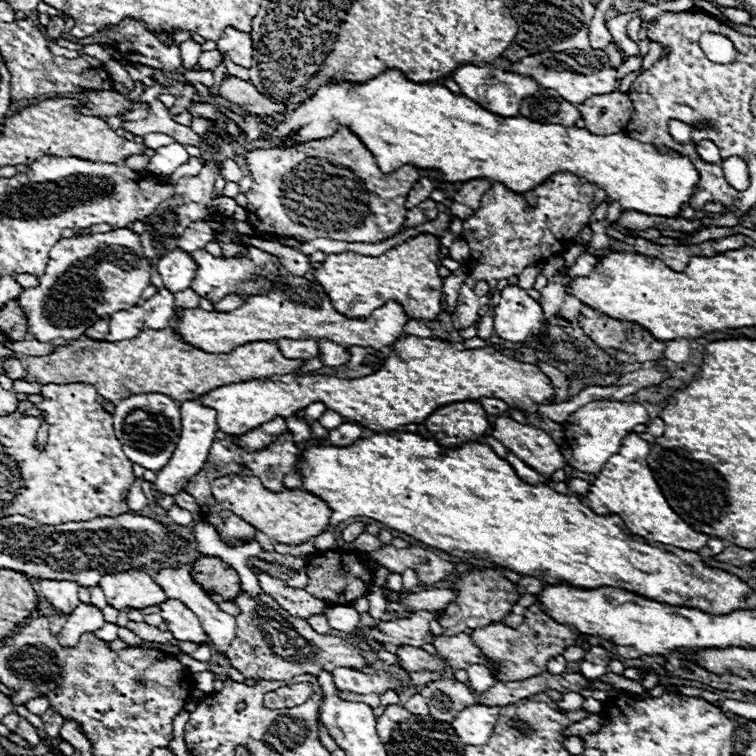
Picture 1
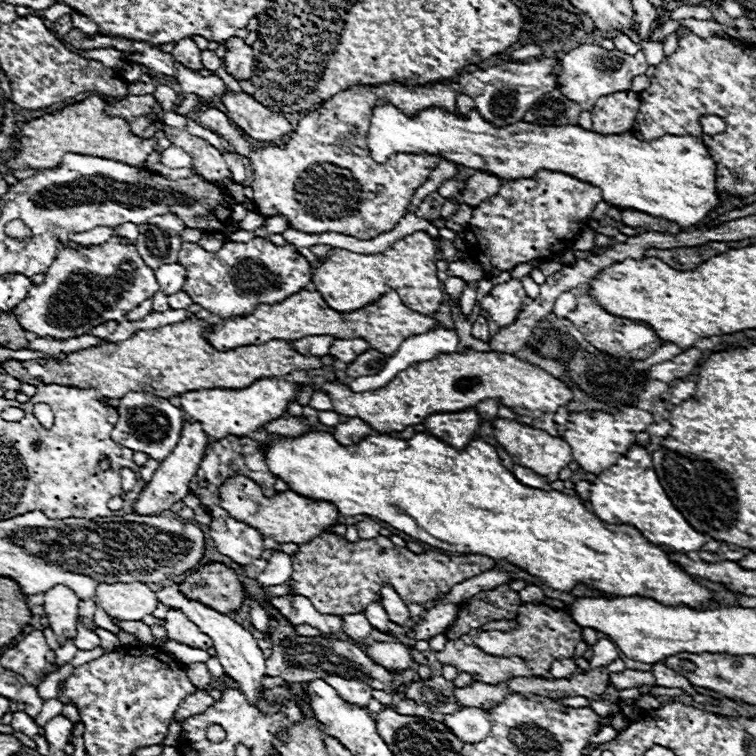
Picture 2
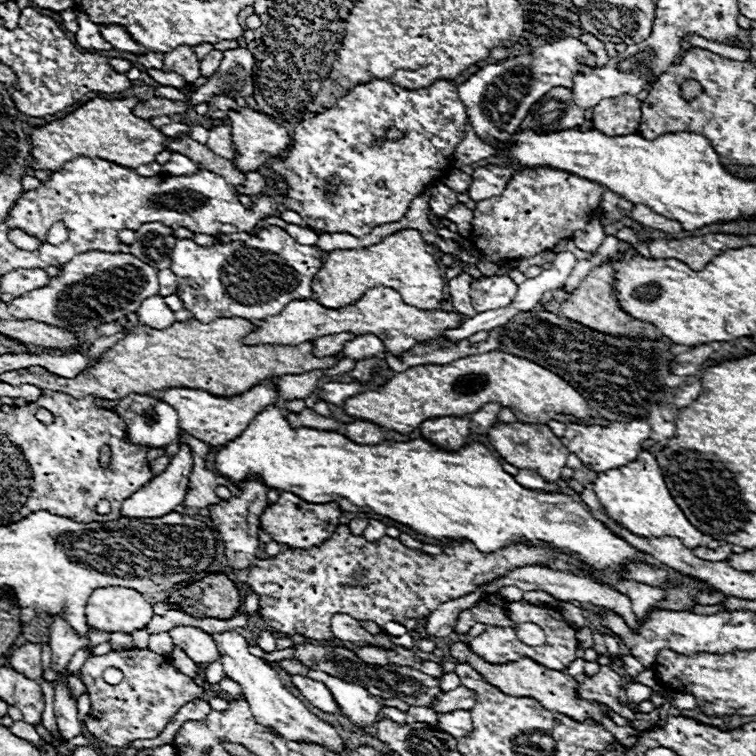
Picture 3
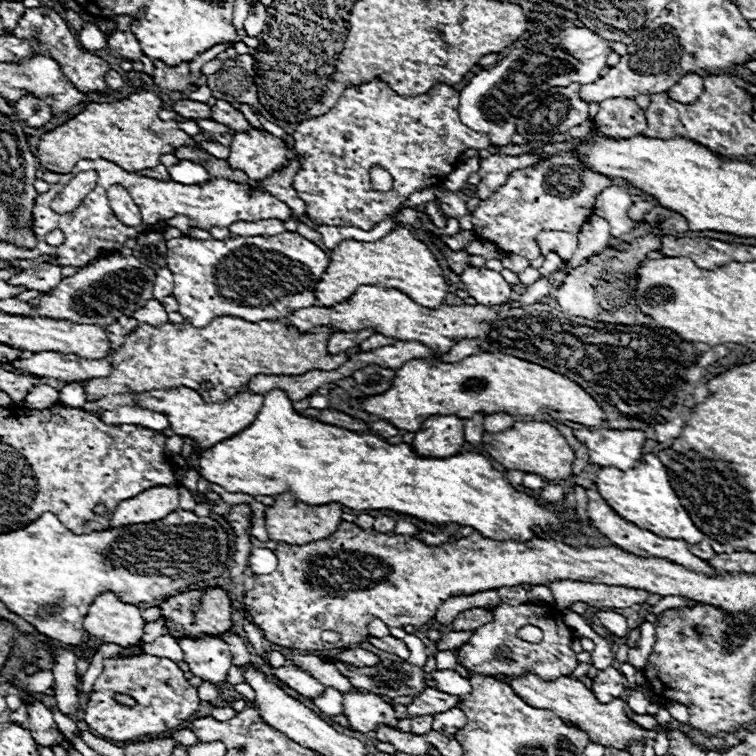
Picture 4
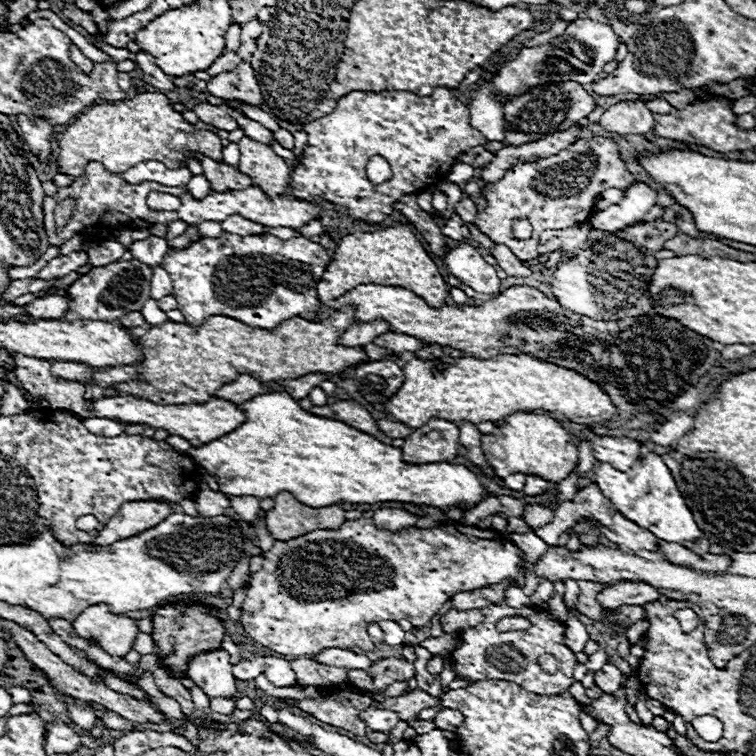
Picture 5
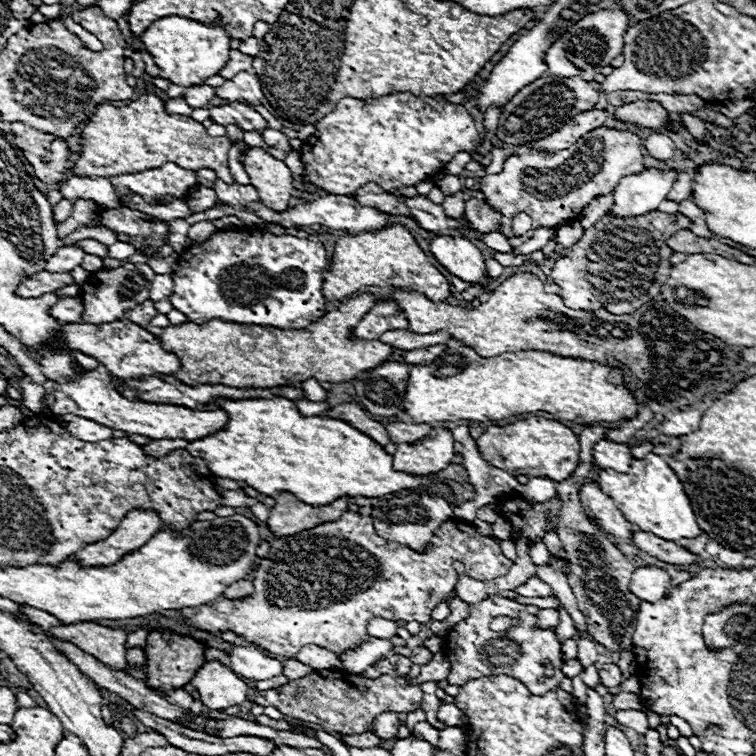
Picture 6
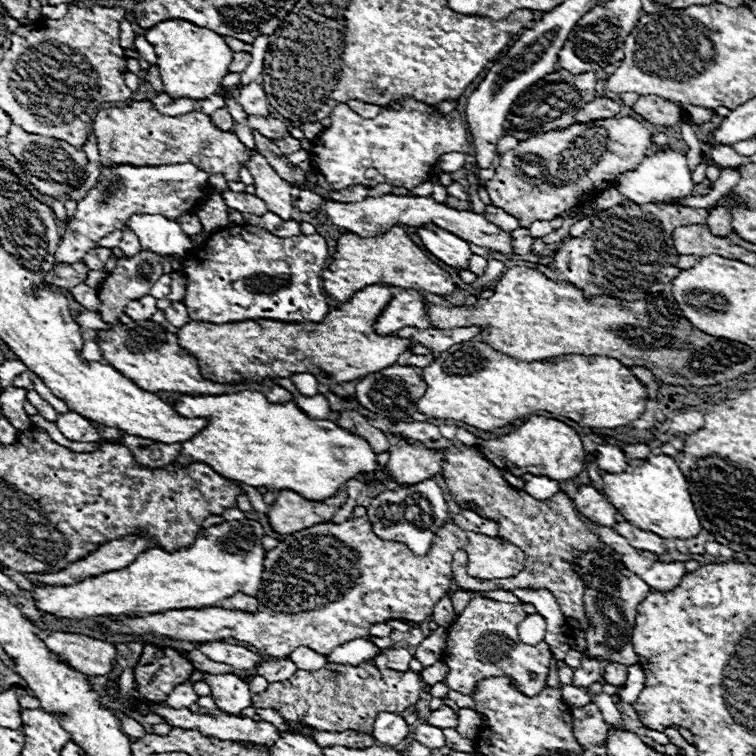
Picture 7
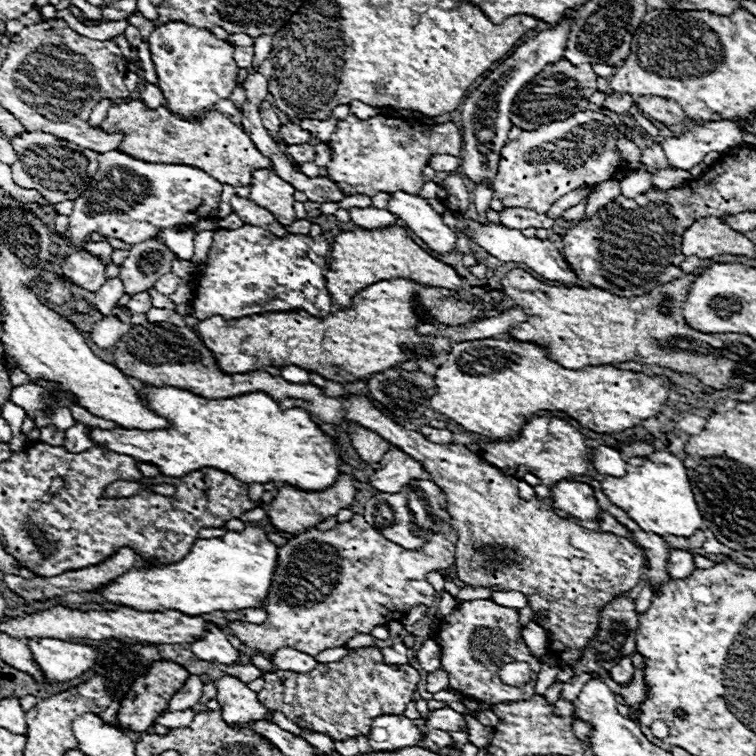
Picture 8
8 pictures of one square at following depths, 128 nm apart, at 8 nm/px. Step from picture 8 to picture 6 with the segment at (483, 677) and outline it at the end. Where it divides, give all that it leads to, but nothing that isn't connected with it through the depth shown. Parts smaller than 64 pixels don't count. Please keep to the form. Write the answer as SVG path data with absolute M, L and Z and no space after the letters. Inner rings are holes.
M488 596L482 602L472 604L468 608L468 618L460 620L460 624L456 624L456 628L452 628L446 636L446 656L452 666L450 674L446 678L448 684L462 686L464 682L476 680L480 676L508 674L508 676L516 676L522 684L526 684L532 694L544 694L544 692L548 692L548 688L558 688L560 680L564 678L564 674L562 674L564 660L562 660L560 642L556 640L552 630L534 630L534 626L536 626L536 616L528 614L524 604L512 602L504 596ZM502 614L506 614L510 618L518 618L520 624L506 632L490 630L490 622ZM488 640L500 640L502 644L490 646ZM450 650L452 650L452 654L450 654ZM544 660L552 662L554 676L548 676L546 682L538 684L538 678L546 676Z

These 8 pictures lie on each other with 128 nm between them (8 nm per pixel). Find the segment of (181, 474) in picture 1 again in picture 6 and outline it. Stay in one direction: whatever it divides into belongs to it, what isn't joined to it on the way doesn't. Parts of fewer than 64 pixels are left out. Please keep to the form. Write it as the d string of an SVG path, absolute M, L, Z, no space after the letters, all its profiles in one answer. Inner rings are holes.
M132 510L106 540L88 544L86 548L74 554L74 560L80 566L116 564L128 552L142 548L142 544L146 544L160 530L160 526L160 518L154 512Z

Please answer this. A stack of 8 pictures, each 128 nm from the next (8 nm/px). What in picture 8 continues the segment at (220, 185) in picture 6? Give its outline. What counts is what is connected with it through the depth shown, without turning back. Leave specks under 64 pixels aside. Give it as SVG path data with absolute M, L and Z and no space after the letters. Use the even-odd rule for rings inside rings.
M232 196L230 204L232 204L232 210L244 220L244 224L256 224L260 228L268 228L272 234L276 234L280 238L288 236L288 230L282 224L278 224L276 218L268 210L252 204L248 198Z

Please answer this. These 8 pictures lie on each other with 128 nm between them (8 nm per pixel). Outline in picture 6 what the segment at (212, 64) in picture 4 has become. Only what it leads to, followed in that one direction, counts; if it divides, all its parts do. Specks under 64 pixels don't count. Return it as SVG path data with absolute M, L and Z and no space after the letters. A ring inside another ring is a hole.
M232 50L226 68L220 70L220 76L222 78L232 78L232 76L236 76L242 70L252 70L252 60L254 60L252 56L246 56L246 54L238 52L238 50Z

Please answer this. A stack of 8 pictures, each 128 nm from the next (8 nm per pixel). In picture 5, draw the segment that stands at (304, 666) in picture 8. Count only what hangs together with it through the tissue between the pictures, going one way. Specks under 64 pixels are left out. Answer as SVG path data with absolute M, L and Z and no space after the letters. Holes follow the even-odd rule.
M326 648L318 654L312 656L316 662L326 664L326 666L336 666L336 668L346 668L346 670L364 670L372 664L370 658L354 654L352 650L342 650L342 648Z

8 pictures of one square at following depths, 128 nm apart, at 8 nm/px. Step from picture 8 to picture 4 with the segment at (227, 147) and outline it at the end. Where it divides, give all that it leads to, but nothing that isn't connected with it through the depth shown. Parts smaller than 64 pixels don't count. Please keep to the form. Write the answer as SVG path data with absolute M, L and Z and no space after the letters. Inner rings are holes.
M156 92L130 94L124 100L112 104L88 104L84 112L68 120L66 124L42 134L38 144L40 164L58 174L68 174L78 160L112 160L120 164L126 172L138 172L144 168L154 168L160 164L162 154L174 154L176 148L200 148L198 142L188 136L176 120L160 120L158 112L162 108L162 98Z

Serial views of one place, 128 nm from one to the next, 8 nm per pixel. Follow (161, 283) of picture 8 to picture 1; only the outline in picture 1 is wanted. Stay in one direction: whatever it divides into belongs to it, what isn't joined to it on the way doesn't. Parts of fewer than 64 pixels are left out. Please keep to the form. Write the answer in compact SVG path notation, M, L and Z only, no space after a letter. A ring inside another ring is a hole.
M174 250L174 252L168 252L158 264L156 264L156 270L164 282L164 286L170 290L170 292L182 292L186 288L190 288L190 282L194 278L194 270L196 270L196 264L194 260L188 256L188 252L184 250Z

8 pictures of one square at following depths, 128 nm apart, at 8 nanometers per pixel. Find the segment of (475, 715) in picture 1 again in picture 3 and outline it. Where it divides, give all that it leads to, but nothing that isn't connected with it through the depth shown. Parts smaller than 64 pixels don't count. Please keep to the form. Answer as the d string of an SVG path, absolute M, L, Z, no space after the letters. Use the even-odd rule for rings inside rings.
M454 710L448 714L440 714L438 728L458 740L460 736L466 736L472 730L472 716L468 710Z

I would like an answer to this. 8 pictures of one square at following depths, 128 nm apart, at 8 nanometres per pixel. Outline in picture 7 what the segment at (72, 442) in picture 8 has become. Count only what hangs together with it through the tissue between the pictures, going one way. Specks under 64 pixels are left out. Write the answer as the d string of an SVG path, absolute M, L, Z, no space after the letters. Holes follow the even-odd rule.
M76 412L60 414L60 420L56 420L56 426L68 440L74 440L74 442L98 442L100 440L98 430L90 426L90 422L84 420L84 416Z

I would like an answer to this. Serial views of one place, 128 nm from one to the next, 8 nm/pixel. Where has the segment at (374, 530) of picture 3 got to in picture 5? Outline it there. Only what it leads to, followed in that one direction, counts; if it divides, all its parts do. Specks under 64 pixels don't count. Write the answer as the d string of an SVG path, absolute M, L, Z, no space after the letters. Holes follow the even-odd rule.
M380 508L374 512L374 524L382 530L390 530L390 532L398 532L402 528L410 528L414 526L422 516L412 514L408 510L402 508Z

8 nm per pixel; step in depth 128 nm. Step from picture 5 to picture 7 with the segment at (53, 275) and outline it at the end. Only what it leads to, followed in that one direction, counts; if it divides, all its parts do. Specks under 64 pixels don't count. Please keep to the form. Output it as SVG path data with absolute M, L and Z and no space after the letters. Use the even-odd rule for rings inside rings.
M190 162L168 166L104 166L100 168L96 186L88 190L88 194L82 200L78 200L74 218L66 222L62 240L56 248L56 262L72 264L76 260L82 260L100 238L108 236L114 230L130 230L126 222L134 214L160 214L168 220L178 220L180 216L194 212L194 208L208 196L208 192L208 174Z

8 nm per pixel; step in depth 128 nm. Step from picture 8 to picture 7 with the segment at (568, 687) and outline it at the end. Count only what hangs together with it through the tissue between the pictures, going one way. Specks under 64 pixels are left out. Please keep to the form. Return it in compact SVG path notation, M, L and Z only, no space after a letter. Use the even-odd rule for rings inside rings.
M582 658L580 668L574 672L574 680L572 680L572 684L574 684L574 686L588 686L588 684L592 684L592 682L600 682L600 684L604 684L602 674L600 674L600 662L598 662L598 660Z

